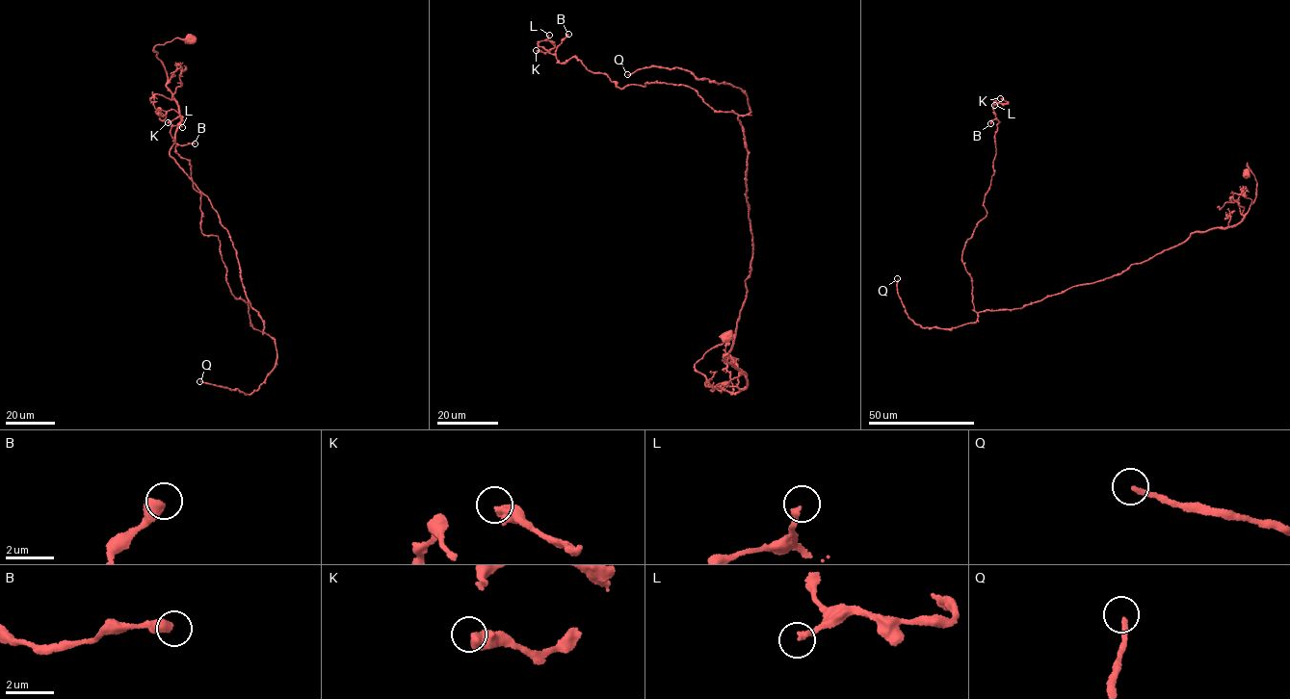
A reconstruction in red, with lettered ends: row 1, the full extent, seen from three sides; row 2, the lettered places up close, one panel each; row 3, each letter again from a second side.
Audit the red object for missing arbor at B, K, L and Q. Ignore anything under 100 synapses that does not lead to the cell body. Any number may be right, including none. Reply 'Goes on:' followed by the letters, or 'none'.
Goes on: Q

